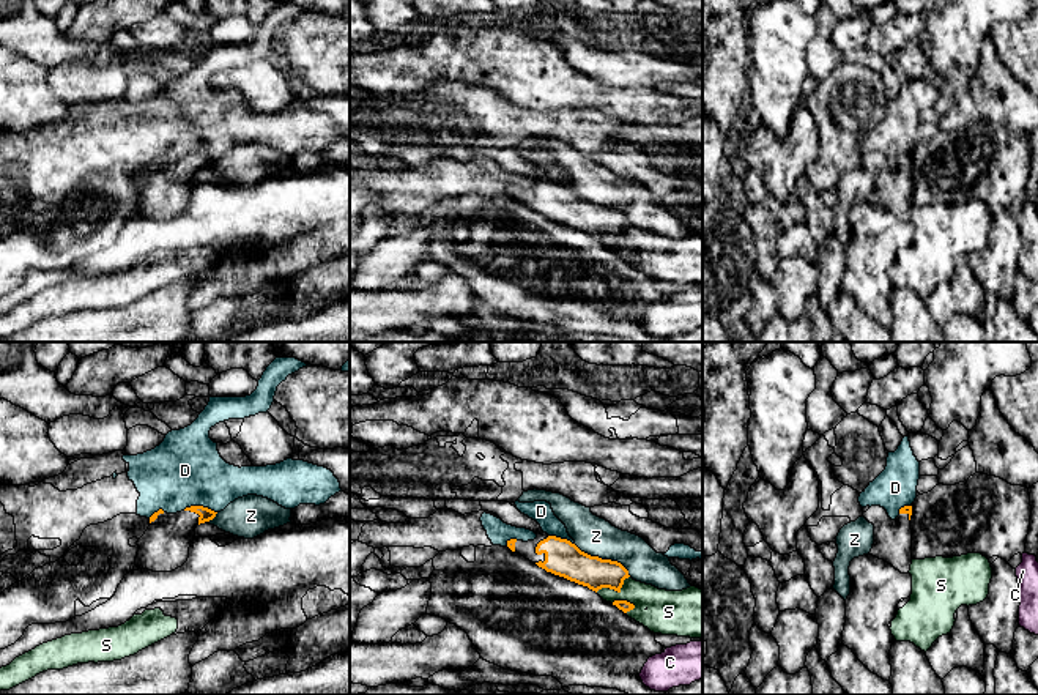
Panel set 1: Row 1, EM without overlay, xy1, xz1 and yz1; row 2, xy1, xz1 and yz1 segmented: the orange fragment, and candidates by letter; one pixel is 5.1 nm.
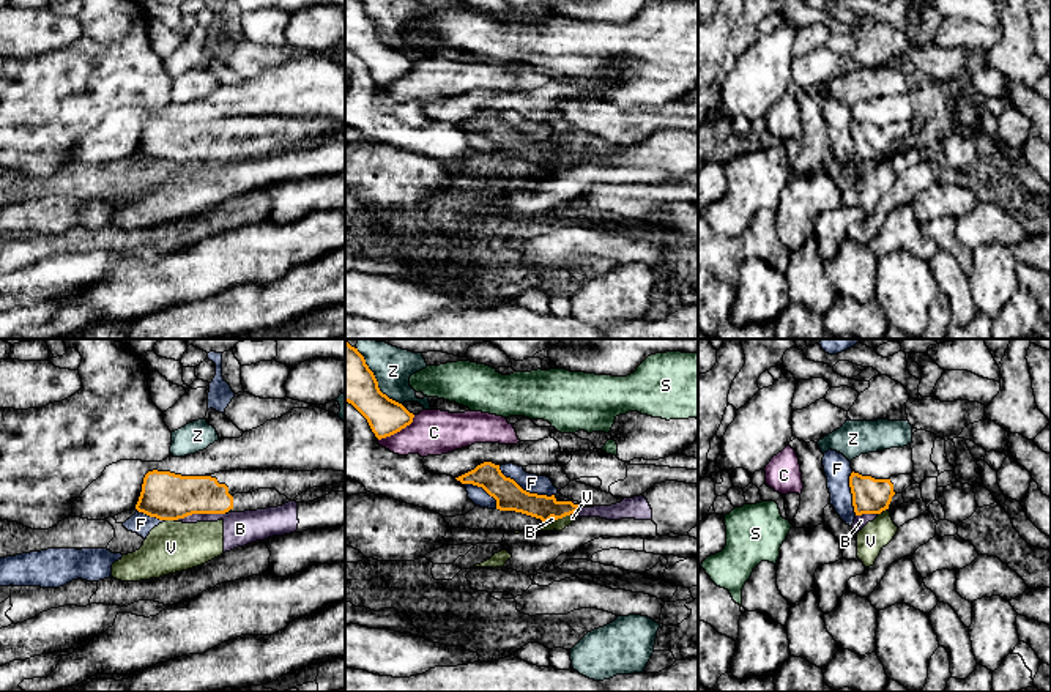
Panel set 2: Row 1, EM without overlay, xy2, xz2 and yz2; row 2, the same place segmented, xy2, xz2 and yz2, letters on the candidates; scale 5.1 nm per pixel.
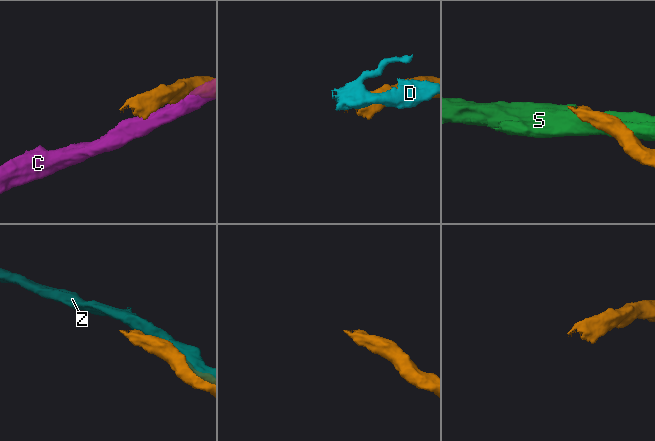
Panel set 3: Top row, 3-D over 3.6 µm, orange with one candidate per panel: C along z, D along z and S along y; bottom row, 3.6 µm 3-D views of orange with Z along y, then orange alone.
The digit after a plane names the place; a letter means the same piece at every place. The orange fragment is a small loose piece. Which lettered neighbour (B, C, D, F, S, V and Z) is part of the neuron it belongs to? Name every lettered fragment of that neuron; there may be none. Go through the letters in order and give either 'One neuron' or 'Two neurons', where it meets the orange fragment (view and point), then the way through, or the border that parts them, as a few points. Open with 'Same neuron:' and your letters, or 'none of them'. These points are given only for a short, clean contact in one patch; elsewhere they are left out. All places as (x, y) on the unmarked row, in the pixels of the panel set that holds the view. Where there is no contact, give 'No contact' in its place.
Same neuron: none of them
B: Two neurons. Touches orange at xy2 (199, 159). Boundary: xy2 (224, 159), (193, 159), (175, 167)
C: Two neurons. Touches orange at xz2 (397, 78)
D: Two neurons. Touches orange at xy1 (200, 153)
F: Two neurons. Touches orange at xz2 (525, 137)
S: Two neurons. Touches orange at xz1 (615, 237)
V: Two neurons. Touches orange at xz2 (561, 164). Boundary: xz2 (569, 161), (555, 167)
Z: Two neurons. Touches orange at xz1 (604, 207)

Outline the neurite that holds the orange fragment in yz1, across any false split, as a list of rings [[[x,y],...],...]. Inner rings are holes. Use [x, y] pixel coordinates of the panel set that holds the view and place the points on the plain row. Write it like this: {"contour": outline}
{"contour": [[[871,153],[863,164],[874,172],[874,191],[869,202],[892,211],[901,221],[909,221],[912,211],[912,177],[910,177],[912,153],[899,156],[899,162],[892,167],[887,158],[880,153]]]}

